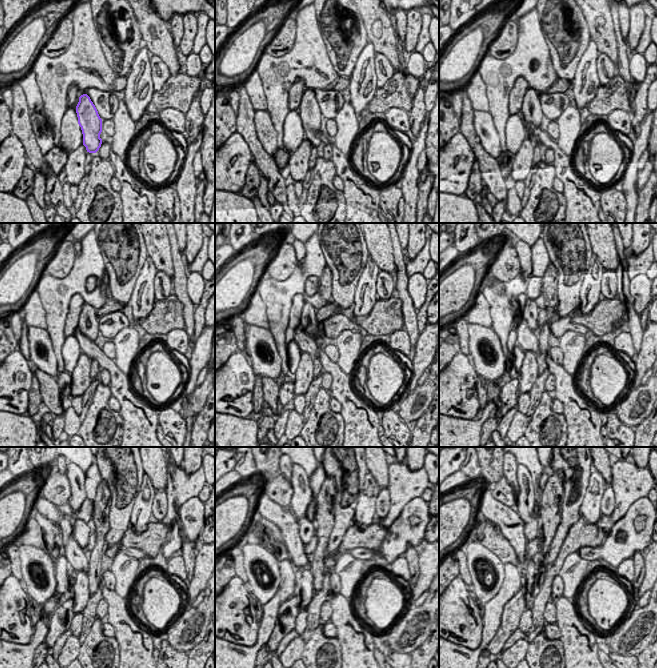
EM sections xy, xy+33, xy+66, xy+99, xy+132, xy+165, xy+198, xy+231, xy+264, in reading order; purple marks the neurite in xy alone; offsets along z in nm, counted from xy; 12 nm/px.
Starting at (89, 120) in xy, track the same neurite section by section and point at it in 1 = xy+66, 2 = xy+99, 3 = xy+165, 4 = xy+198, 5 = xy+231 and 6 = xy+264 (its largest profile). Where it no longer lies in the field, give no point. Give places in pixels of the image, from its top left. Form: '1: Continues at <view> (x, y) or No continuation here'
1: Continues at xy+66 (532, 110)
2: Continues at xy+99 (84, 327)
3: Continues at xy+165 (531, 310)
4: Continues at xy+198 (82, 531)
5: Continues at xy+231 (300, 502)
6: Continues at xy+264 (526, 503).

